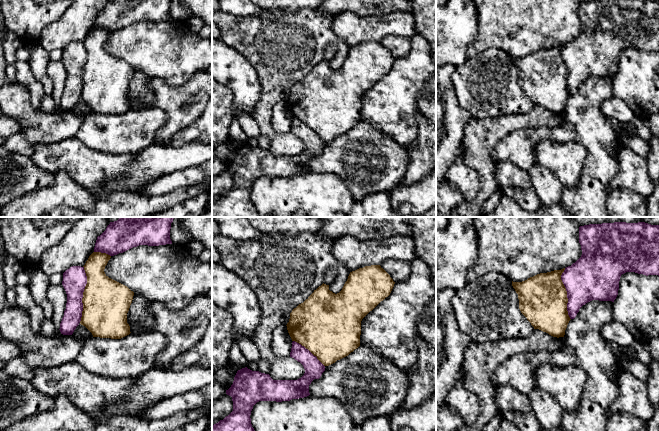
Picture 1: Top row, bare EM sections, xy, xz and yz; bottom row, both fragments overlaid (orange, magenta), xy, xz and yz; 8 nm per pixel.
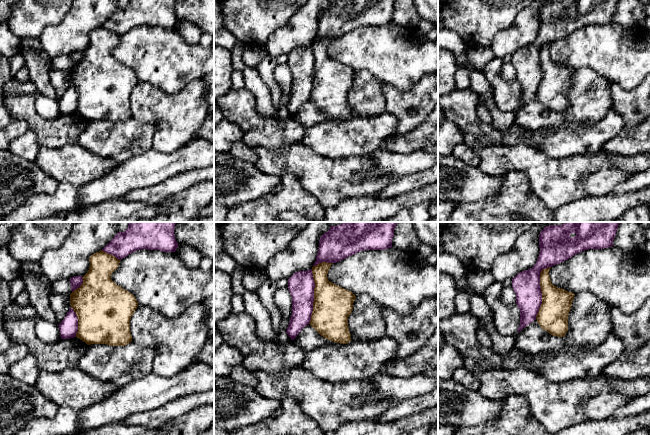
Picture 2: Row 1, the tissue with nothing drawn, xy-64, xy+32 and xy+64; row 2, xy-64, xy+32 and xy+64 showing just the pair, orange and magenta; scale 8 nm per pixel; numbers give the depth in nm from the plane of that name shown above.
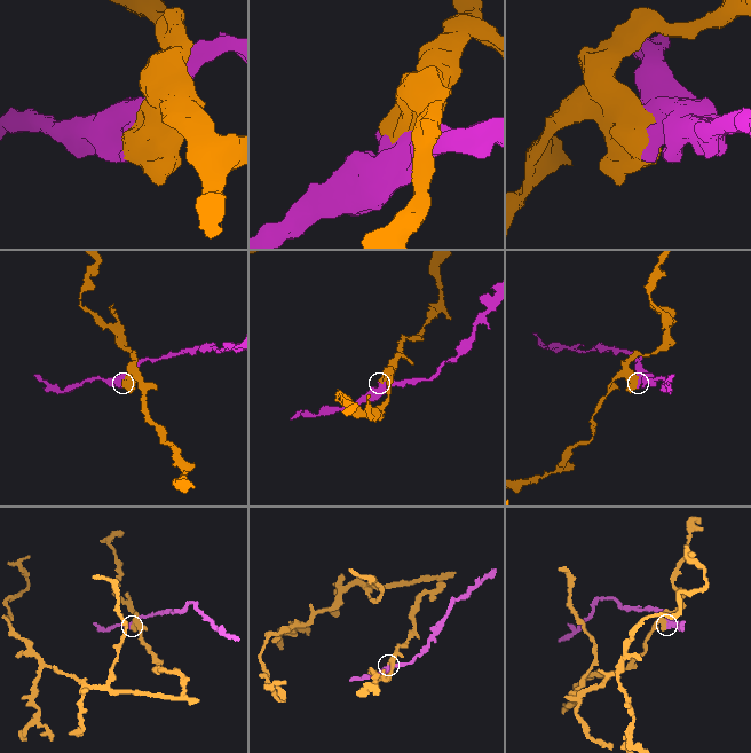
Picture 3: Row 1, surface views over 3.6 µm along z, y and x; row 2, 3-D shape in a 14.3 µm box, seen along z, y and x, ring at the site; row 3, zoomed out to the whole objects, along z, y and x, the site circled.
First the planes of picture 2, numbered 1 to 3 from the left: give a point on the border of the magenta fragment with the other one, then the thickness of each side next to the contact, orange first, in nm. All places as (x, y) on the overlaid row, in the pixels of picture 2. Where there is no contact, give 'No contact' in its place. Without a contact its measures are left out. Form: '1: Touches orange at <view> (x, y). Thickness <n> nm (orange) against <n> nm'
1: Touches orange at xy-64 (78, 322). Thickness 460 nm (orange) against 150 nm
2: Touches orange at xy+32 (314, 296). Thickness 320 nm (orange) against 220 nm
3: Touches orange at xy+64 (541, 290). Thickness 240 nm (orange) against 220 nm

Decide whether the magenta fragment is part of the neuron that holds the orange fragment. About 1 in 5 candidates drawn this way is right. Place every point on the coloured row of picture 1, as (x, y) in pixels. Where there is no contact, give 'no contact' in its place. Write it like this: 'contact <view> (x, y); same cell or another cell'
contact xy (83, 294); another cell

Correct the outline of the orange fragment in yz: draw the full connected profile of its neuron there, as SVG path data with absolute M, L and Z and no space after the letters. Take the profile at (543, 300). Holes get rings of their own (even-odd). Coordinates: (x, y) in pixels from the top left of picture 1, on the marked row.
M565 268L540 273L522 282L513 282L519 309L534 329L553 337L564 337L571 320L567 311L567 291L561 280Z

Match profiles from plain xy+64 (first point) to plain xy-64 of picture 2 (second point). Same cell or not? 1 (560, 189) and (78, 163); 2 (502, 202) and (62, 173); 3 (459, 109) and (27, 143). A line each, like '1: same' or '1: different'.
1: same
2: different
3: different

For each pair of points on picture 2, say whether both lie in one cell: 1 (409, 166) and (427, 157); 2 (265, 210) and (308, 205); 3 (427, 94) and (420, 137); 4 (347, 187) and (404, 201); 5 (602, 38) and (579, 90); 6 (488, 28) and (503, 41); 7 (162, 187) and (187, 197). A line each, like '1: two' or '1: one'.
1: one
2: one
3: two
4: two
5: two
6: two
7: two

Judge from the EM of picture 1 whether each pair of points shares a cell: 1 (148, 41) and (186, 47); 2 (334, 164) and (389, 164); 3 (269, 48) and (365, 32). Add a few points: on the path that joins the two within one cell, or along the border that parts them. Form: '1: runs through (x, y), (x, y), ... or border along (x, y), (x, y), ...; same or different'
1: runs through (157, 47), (177, 47); same
2: runs through (348, 165), (375, 164); same
3: border along (334, 16), (330, 29), (350, 47); different

